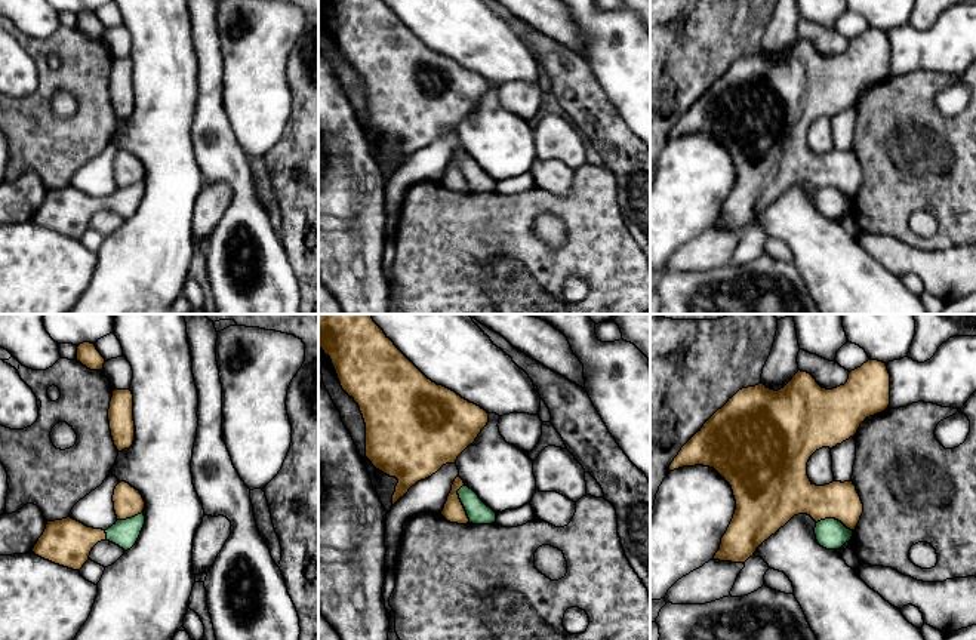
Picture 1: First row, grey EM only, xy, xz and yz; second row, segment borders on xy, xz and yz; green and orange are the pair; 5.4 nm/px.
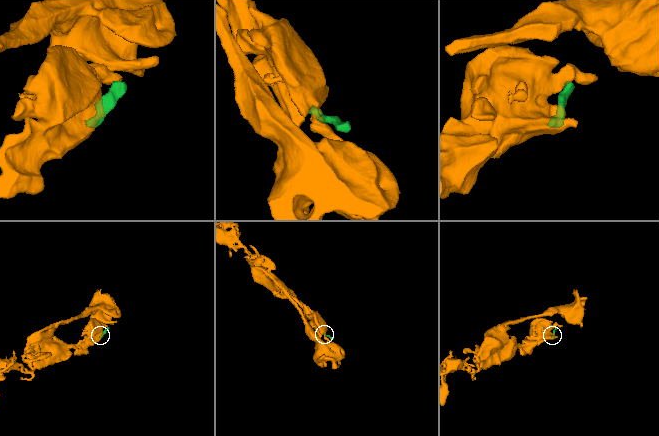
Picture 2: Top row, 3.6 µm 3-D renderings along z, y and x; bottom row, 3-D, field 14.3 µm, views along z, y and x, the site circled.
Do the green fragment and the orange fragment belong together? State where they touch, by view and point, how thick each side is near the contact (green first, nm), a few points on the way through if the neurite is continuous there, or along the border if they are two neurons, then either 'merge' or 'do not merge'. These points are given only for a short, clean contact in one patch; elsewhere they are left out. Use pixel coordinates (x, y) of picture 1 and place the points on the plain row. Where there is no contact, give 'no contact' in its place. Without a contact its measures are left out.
meets green in xz at (462, 172); 120 nm thick on the green side, 120 nm on the other; runs through xz (479, 181), (462, 172), (453, 180); merge

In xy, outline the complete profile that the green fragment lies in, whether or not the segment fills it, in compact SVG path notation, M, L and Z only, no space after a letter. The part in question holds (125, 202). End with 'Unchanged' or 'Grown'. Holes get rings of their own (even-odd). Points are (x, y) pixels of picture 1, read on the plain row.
M120 150L114 157L113 170L117 190L107 199L87 196L71 185L47 190L31 221L55 233L80 239L92 216L101 209L110 209L124 219L130 218L145 193L145 169L139 159Z. Grown

